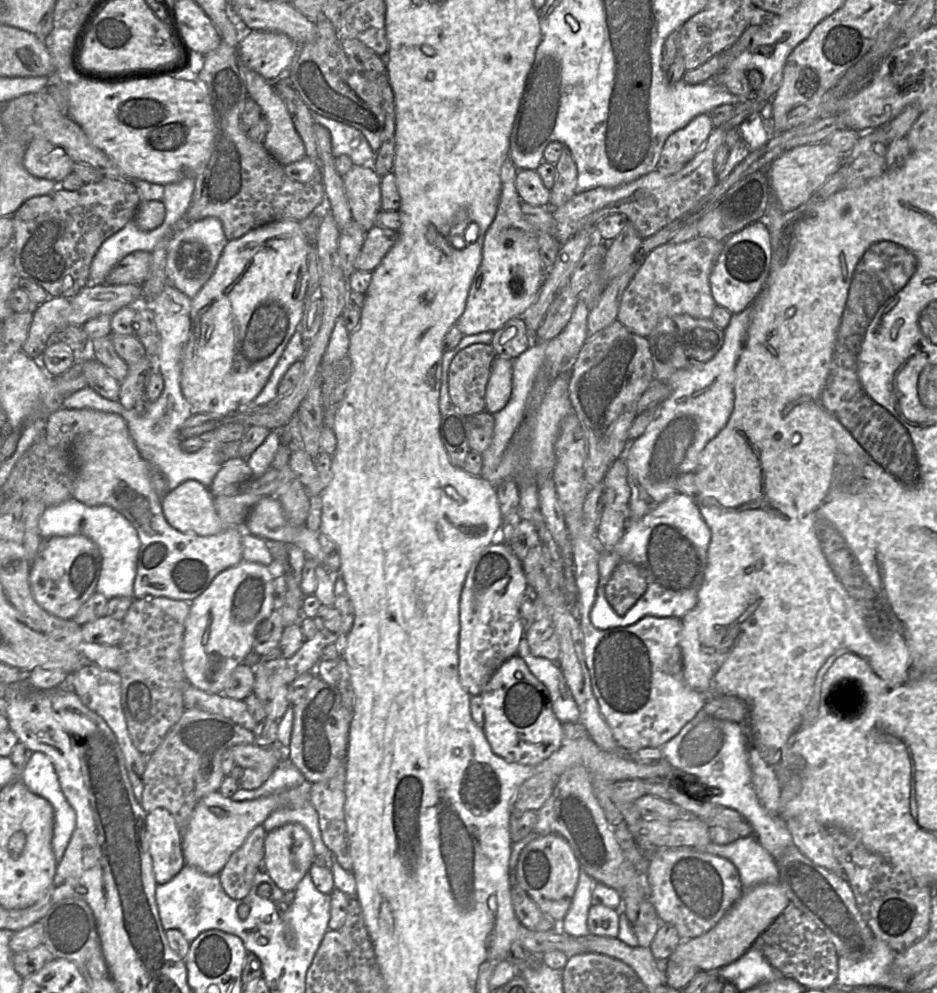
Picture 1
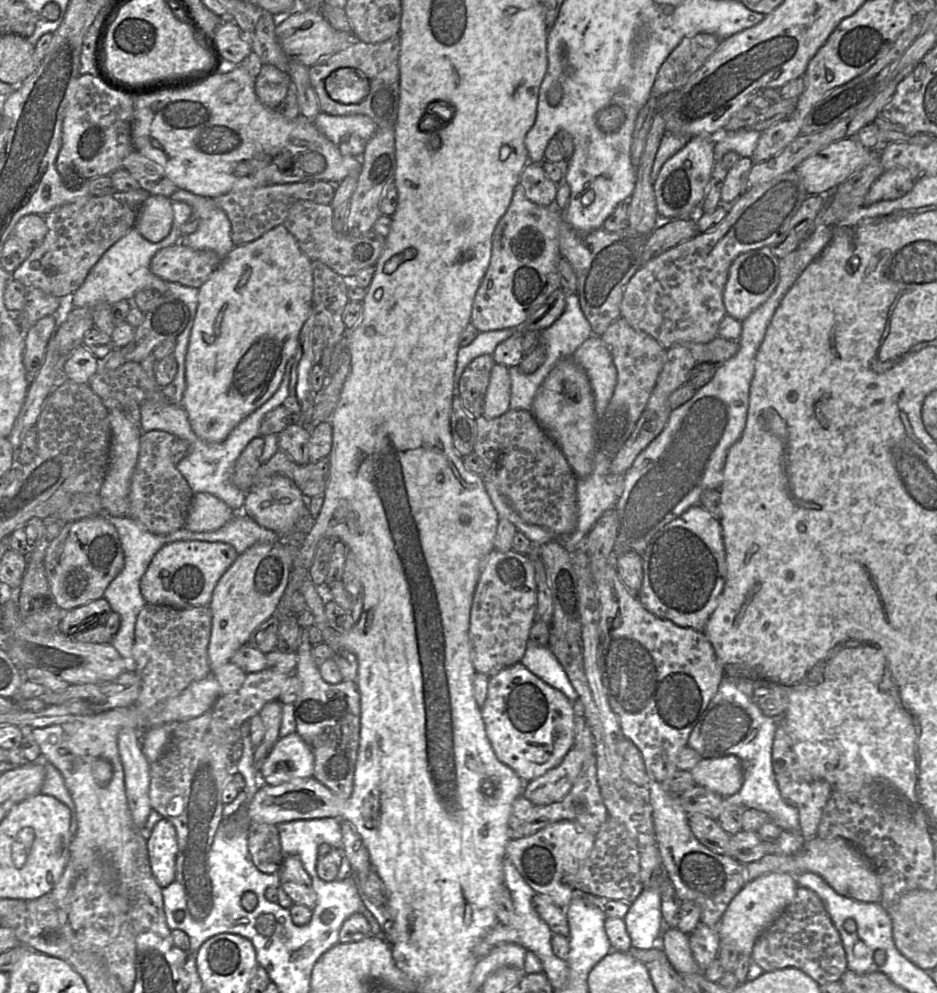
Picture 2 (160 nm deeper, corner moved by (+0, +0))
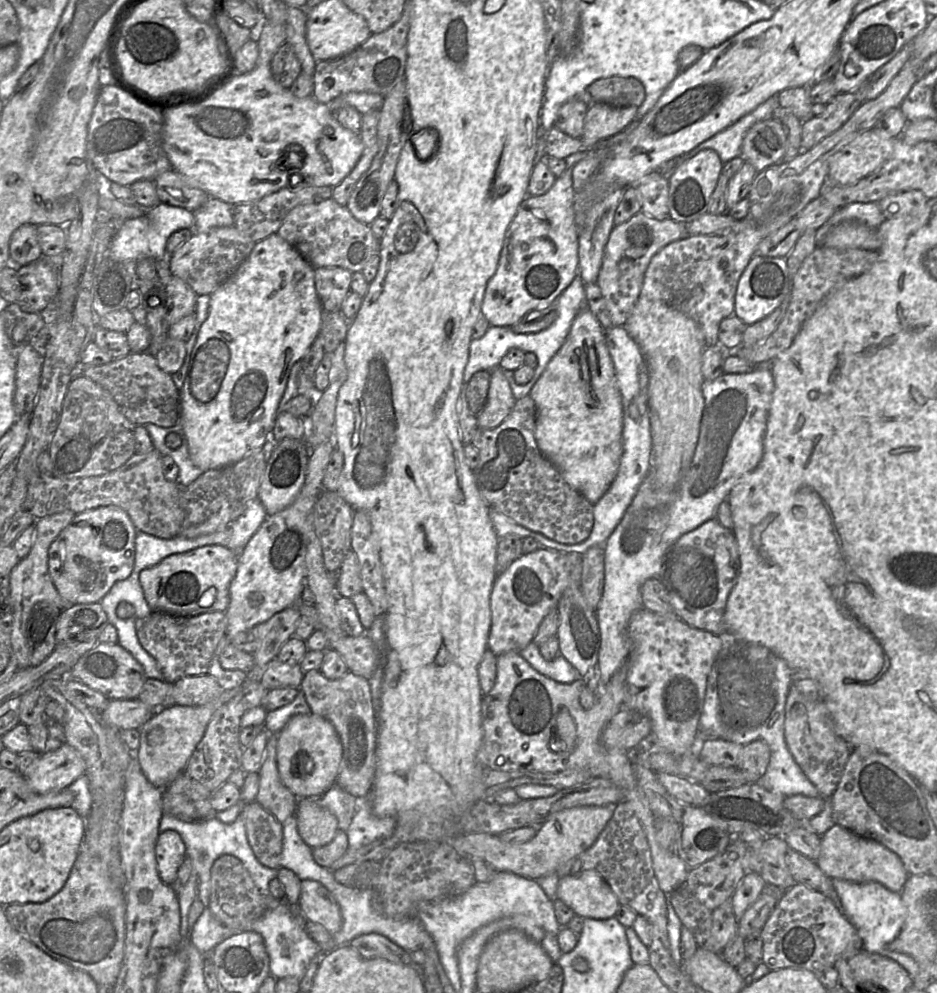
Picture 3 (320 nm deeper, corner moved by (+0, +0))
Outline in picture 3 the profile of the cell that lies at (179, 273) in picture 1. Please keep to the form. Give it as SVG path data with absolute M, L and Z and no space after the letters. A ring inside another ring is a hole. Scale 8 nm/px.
M210 197L204 205L193 212L193 231L204 233L213 228L233 226L232 208L231 205Z

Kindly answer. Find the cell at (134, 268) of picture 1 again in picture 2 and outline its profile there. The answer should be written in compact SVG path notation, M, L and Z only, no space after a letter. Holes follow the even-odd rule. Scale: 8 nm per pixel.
M180 243L160 249L151 259L150 270L166 282L176 282L198 289L220 265L222 258L211 250L196 250Z

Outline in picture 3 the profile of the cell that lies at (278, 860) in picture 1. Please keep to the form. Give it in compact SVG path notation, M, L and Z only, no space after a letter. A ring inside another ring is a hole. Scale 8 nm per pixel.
M301 881L297 905L307 920L322 925L329 934L334 935L340 931L342 916L339 905L327 888L318 881Z

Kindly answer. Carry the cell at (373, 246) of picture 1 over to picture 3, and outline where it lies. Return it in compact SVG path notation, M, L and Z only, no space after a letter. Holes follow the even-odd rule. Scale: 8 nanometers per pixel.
M333 198L294 207L284 218L277 234L295 247L314 268L341 267L354 273L362 271L366 263L379 253L380 241L373 234L371 226L358 221L347 206L338 204Z

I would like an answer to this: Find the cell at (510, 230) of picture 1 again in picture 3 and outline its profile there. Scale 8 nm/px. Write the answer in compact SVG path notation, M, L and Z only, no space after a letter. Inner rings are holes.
M567 168L545 194L528 195L520 203L506 231L496 271L487 282L481 303L481 315L490 325L511 327L531 310L547 307L577 275L578 240L573 209L575 193L572 187L571 168Z

